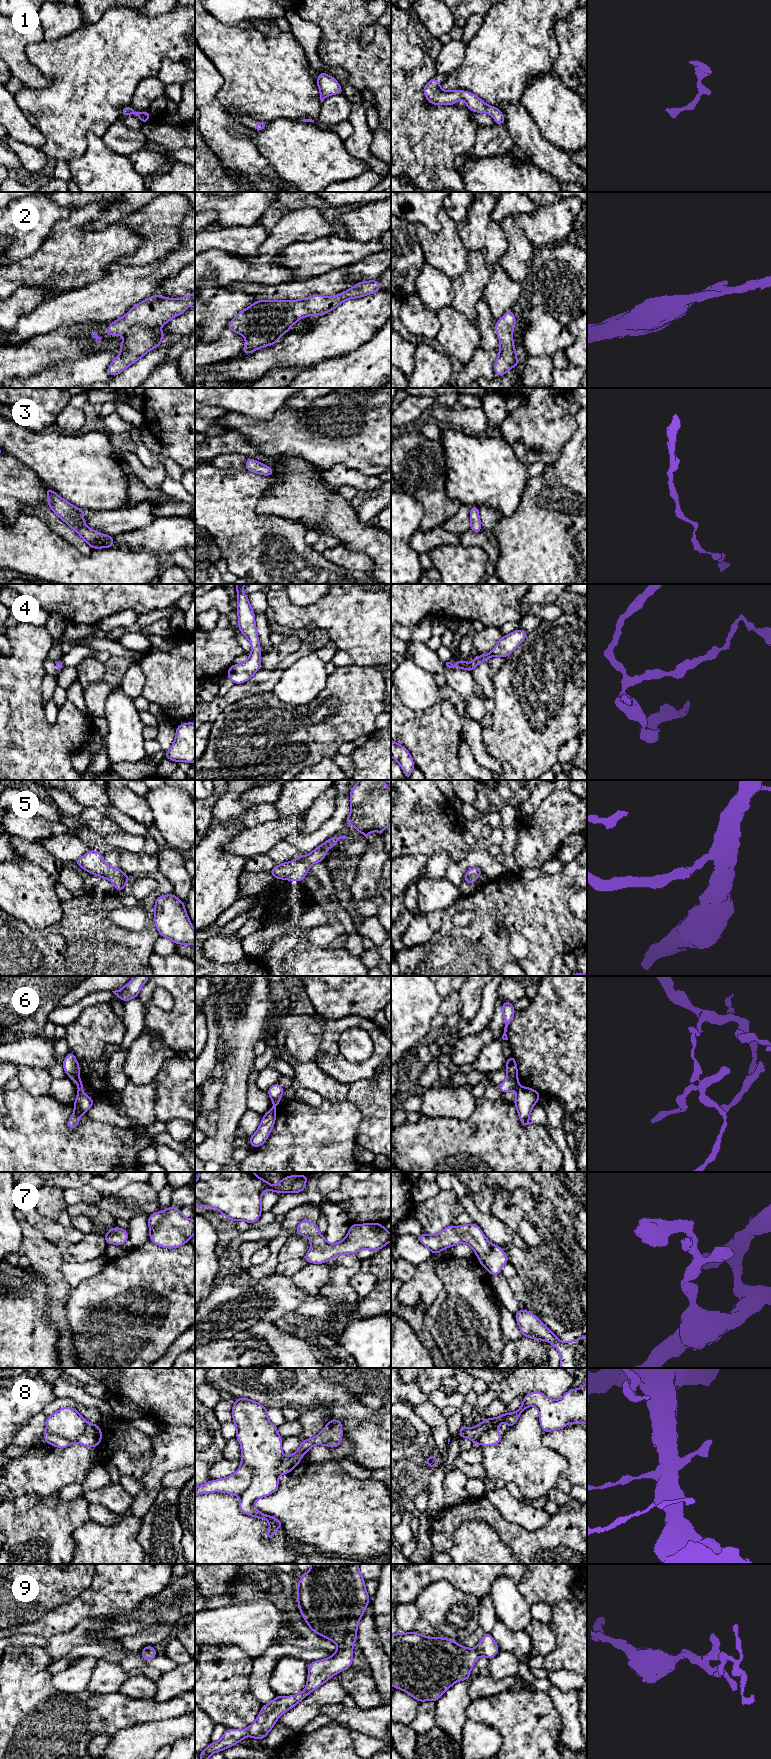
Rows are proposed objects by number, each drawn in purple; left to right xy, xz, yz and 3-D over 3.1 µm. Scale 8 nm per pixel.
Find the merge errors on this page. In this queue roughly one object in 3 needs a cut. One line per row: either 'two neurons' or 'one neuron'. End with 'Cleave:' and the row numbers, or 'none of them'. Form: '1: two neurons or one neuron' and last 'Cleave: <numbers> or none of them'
1: one neuron
2: one neuron
3: one neuron
4: one neuron
5: one neuron
6: two neurons
7: one neuron
8: two neurons
9: one neuron
Cleave: 6, 8

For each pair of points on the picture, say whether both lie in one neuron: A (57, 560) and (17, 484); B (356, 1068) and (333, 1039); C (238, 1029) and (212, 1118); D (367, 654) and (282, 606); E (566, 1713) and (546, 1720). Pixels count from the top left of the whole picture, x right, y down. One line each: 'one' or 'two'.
A: two
B: one
C: two
D: one
E: two

